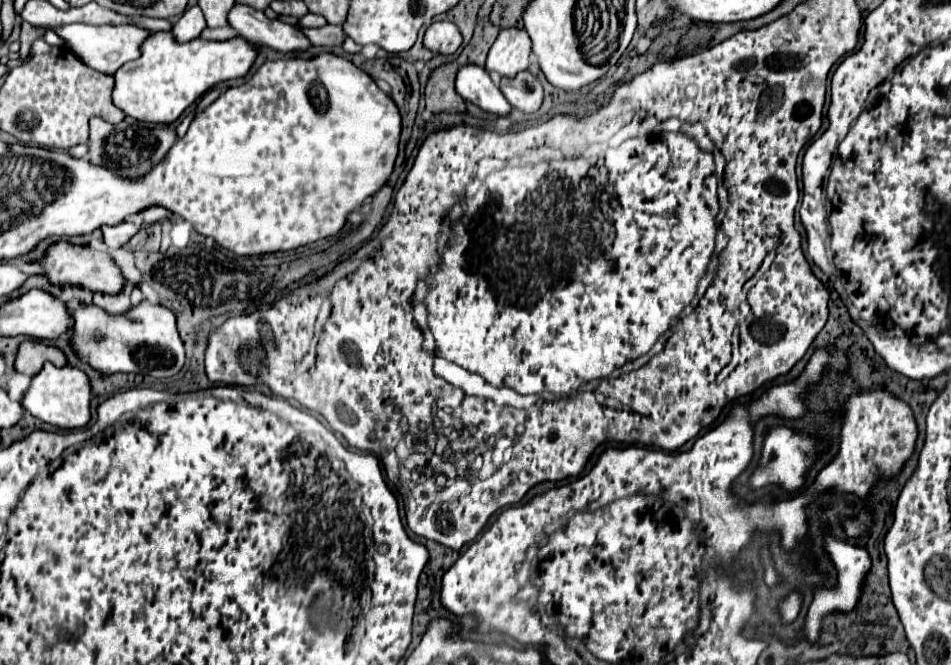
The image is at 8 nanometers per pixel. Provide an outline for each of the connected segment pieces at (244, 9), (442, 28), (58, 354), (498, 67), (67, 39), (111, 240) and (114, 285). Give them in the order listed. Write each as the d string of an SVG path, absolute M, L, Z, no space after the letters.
M235 2L227 14L227 22L251 44L263 44L279 52L307 50L311 46L303 32L295 26L283 20L269 20L261 10L245 4Z
M433 22L423 36L423 46L437 54L453 54L461 46L461 32L453 22Z
M25 340L17 350L15 370L25 376L33 376L45 362L51 362L55 366L67 366L65 354L61 350L39 340Z
M503 28L489 50L485 68L489 72L499 72L499 76L511 78L529 66L529 54L529 34L523 28Z
M89 24L57 26L53 32L85 66L91 66L93 70L99 70L103 74L115 74L125 62L139 58L139 46L151 34L149 30L137 26L89 26Z
M121 222L117 226L103 226L103 242L107 248L121 248L139 228L133 222Z
M63 240L55 242L45 250L39 264L43 266L43 274L47 276L47 280L57 286L59 284L73 284L73 286L91 288L93 292L117 294L125 284L125 278L123 278L121 270L117 268L115 260L107 252L91 250L89 246L77 246L77 244L63 242Z

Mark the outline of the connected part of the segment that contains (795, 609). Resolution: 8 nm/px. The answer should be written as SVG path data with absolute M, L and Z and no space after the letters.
M797 592L789 594L789 598L785 598L779 604L779 612L781 612L785 622L793 622L797 618L797 614L799 614L799 608L801 608L801 596Z

